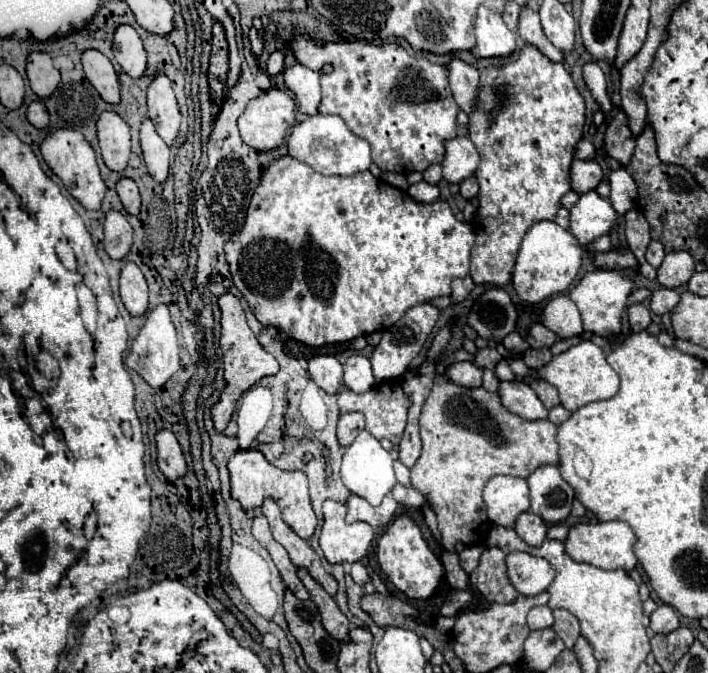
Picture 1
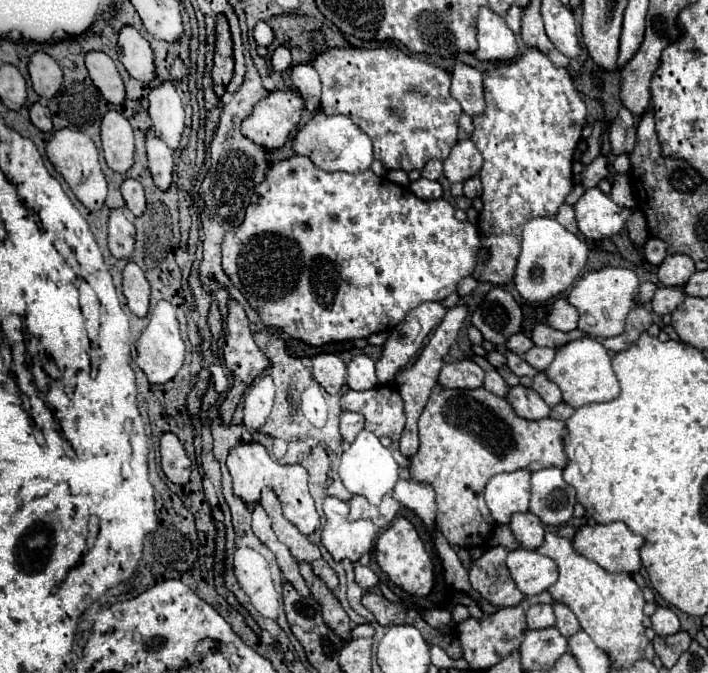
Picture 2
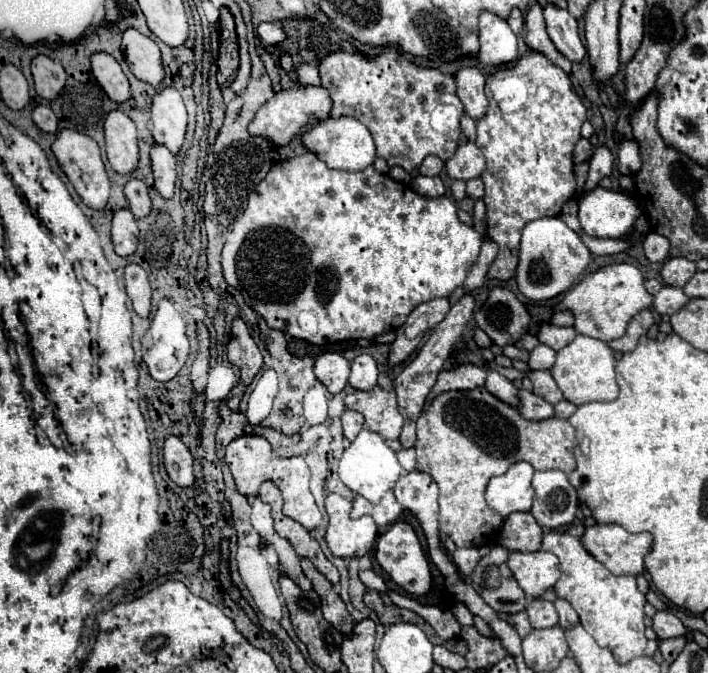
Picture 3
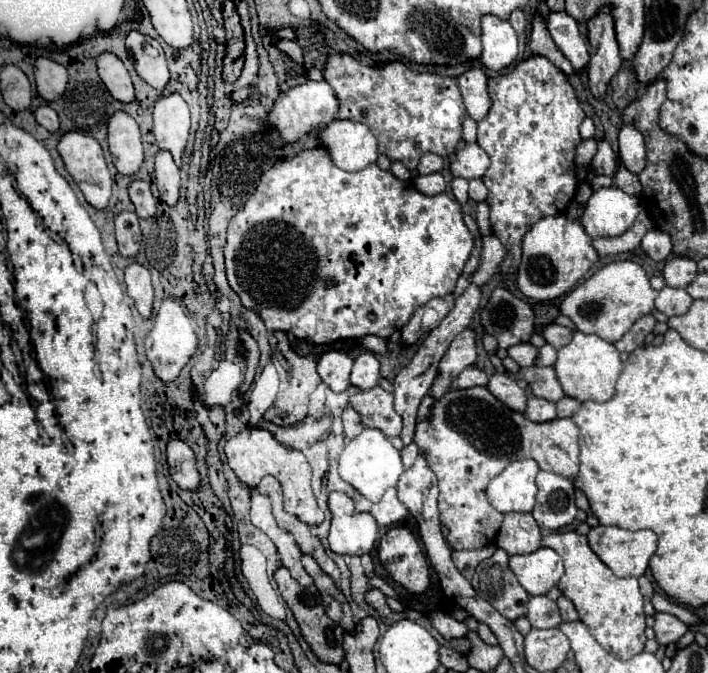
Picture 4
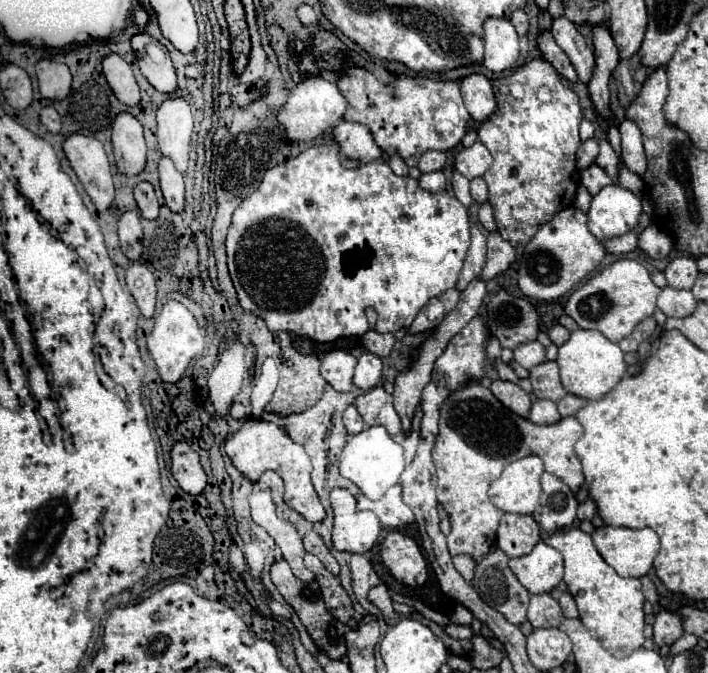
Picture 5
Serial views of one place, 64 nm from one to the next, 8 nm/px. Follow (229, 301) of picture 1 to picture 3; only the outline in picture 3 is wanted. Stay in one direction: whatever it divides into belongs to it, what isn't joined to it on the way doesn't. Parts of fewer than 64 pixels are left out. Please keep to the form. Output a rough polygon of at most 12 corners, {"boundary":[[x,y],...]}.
{"boundary":[[232,320],[228,362],[240,368],[240,382],[226,402],[236,410],[244,390],[264,366],[246,322]]}

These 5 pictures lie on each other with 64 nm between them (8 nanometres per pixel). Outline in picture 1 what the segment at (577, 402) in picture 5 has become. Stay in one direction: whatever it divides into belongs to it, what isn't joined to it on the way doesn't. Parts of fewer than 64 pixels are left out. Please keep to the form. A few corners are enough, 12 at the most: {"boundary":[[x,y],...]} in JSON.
{"boundary":[[554,406],[548,420],[560,426],[568,418],[570,412],[564,406]]}

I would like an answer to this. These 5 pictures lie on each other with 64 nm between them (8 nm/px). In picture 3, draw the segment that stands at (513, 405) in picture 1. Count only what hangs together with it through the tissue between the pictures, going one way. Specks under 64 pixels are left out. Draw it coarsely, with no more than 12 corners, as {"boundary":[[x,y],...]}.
{"boundary":[[518,390],[518,412],[526,420],[554,416],[552,404],[528,390]]}

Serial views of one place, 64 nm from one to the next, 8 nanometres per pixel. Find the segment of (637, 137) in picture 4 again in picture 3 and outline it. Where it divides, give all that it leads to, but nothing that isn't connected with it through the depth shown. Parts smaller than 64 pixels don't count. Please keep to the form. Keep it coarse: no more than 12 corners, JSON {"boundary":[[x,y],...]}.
{"boundary":[[622,142],[618,150],[618,172],[632,176],[640,170],[638,144]]}

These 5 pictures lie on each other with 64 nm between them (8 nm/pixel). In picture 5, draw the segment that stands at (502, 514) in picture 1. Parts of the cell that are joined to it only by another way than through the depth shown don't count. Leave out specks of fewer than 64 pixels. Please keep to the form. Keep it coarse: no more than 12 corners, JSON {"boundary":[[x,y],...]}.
{"boundary":[[538,456],[520,458],[490,484],[502,512],[532,514],[540,496]]}

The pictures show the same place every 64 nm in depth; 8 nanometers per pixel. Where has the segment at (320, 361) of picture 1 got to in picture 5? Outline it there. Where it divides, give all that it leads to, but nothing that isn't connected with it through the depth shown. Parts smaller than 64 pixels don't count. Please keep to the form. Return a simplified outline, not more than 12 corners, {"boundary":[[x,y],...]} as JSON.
{"boundary":[[332,350],[320,374],[336,392],[350,392],[356,362],[352,354]]}

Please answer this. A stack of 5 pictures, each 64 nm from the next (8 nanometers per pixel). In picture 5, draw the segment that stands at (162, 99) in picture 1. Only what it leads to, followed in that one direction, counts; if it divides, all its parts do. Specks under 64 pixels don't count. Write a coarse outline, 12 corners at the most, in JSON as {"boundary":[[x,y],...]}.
{"boundary":[[184,98],[156,110],[158,146],[188,168],[192,112]]}

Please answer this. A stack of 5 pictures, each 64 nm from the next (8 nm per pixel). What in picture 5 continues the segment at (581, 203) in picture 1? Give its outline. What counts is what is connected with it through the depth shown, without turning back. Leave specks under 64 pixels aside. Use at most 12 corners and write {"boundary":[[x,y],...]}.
{"boundary":[[618,184],[602,188],[588,210],[598,240],[638,224],[640,198]]}

